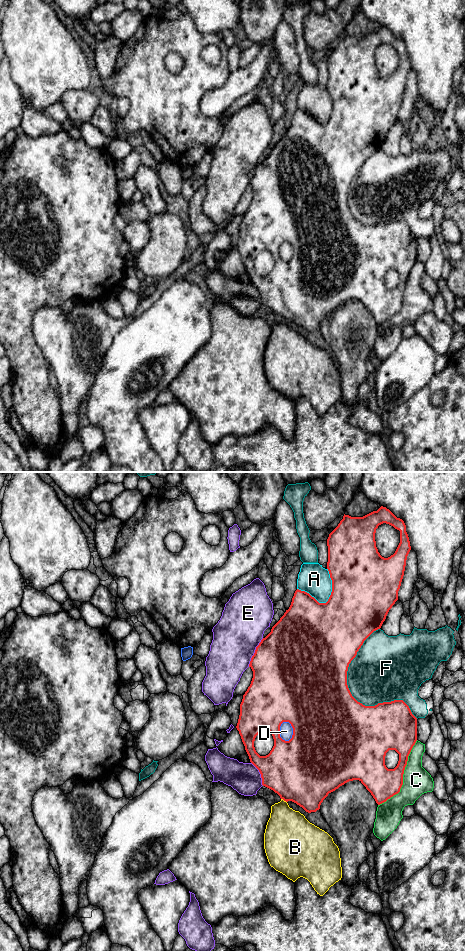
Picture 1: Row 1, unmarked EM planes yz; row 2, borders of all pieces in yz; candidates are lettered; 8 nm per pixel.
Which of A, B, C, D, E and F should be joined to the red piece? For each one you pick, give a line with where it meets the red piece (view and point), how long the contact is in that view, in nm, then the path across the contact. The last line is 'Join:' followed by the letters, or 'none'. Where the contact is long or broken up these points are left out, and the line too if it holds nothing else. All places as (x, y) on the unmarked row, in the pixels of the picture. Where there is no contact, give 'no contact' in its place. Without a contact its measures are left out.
Join: none

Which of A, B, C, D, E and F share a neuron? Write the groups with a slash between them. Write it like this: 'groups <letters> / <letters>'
groups A / B / C / D F / E

